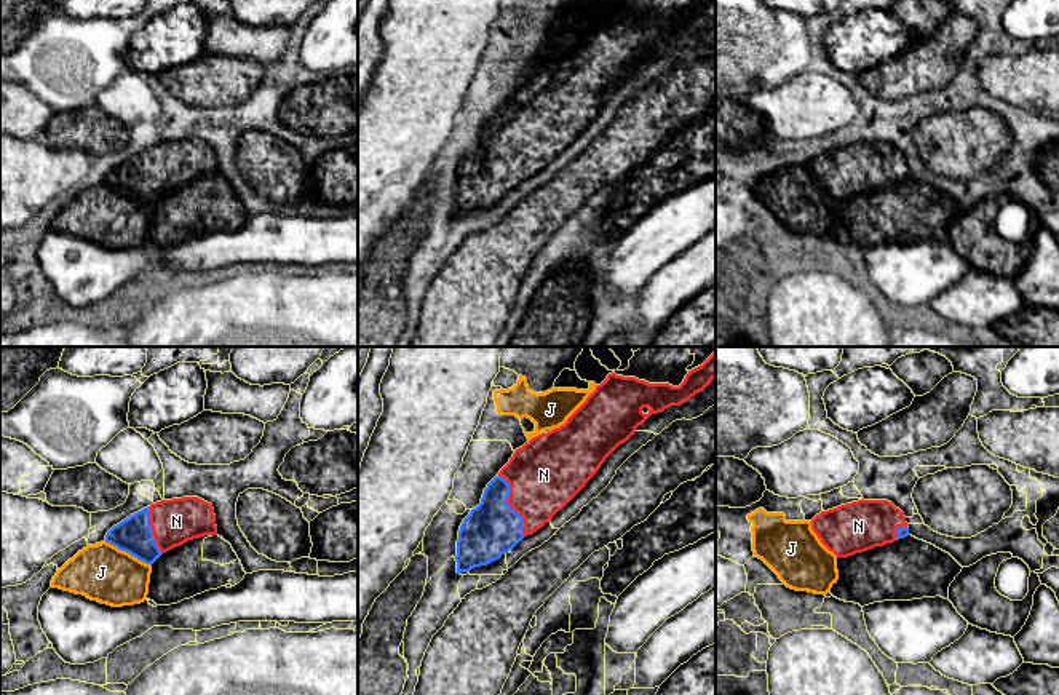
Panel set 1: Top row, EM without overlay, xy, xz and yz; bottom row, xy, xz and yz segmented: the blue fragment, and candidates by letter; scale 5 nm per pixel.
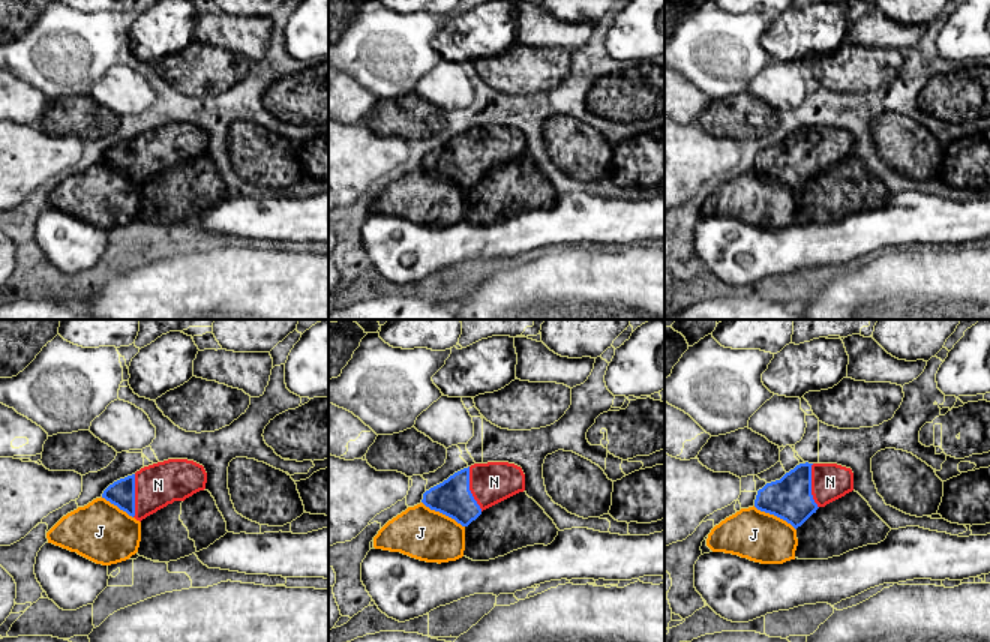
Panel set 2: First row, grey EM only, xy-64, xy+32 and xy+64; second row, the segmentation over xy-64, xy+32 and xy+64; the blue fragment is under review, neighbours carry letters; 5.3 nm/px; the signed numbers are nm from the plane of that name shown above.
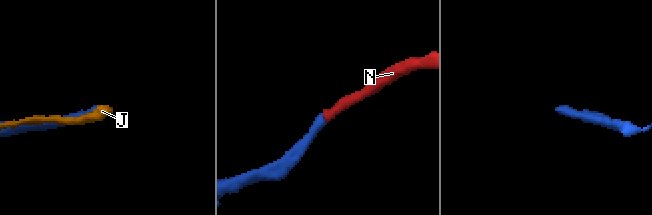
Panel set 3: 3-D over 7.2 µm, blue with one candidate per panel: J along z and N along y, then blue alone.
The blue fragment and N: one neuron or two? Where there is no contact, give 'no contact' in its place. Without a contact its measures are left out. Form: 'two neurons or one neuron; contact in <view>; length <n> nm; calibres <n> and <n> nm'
one neuron; contact in xz; length 340 nm; calibres 280 and 360 nm

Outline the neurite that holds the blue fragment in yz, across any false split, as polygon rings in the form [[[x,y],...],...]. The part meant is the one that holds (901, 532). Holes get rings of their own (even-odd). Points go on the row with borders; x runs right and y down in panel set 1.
[[[858,500],[821,511],[811,529],[837,558],[893,543],[909,535],[904,513],[888,500]]]

